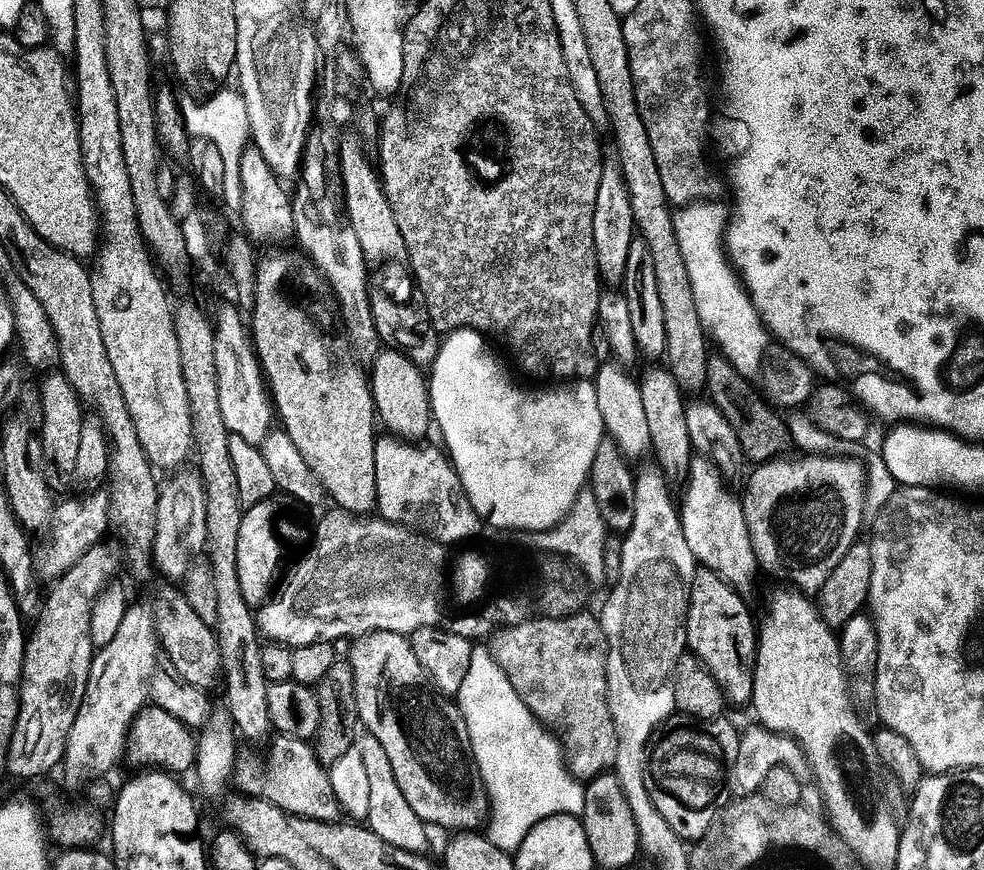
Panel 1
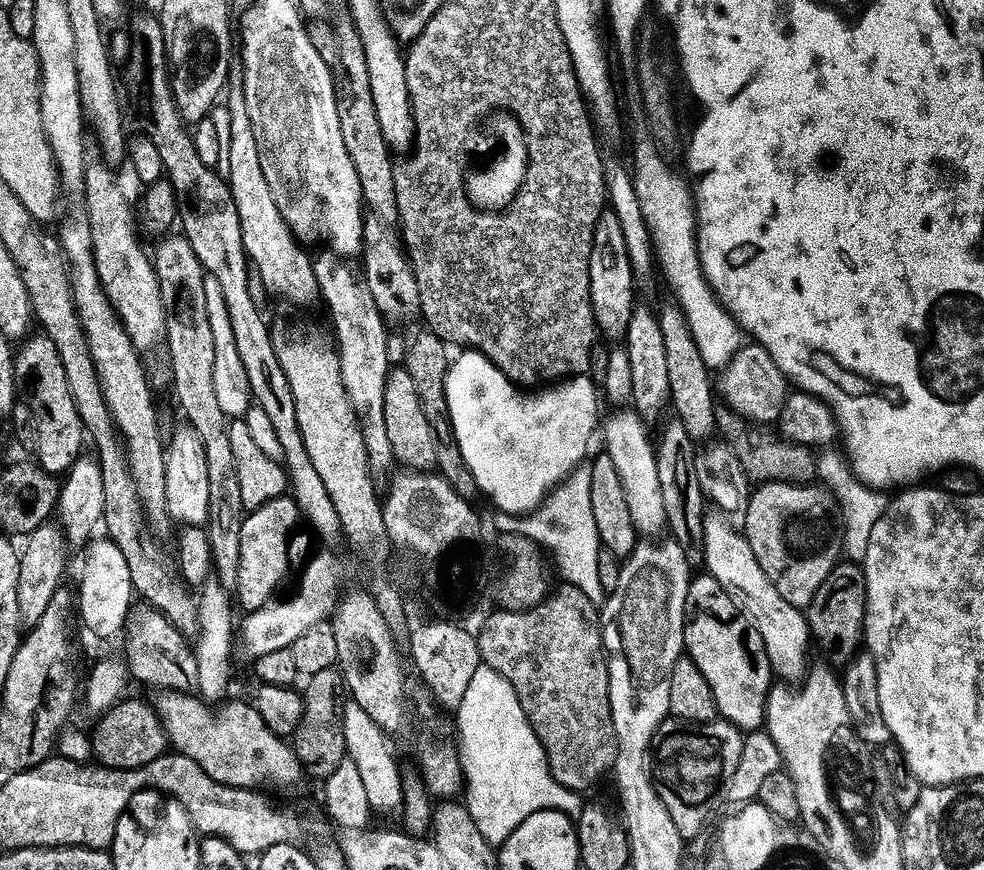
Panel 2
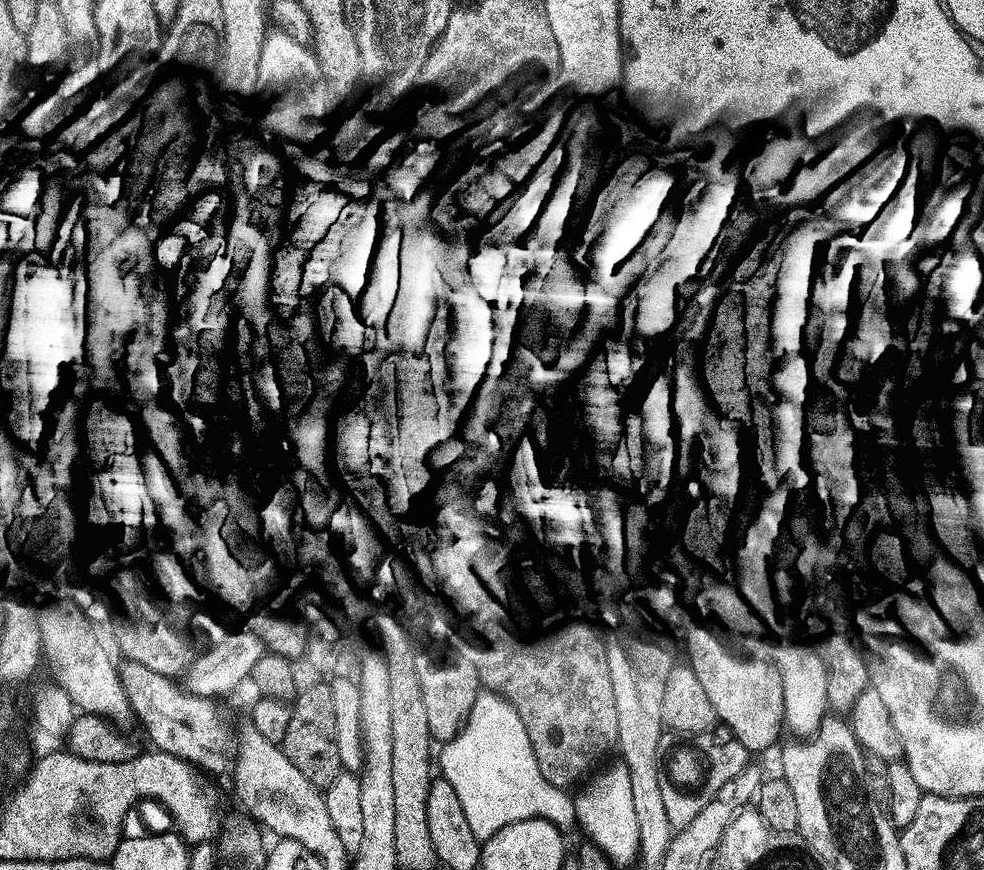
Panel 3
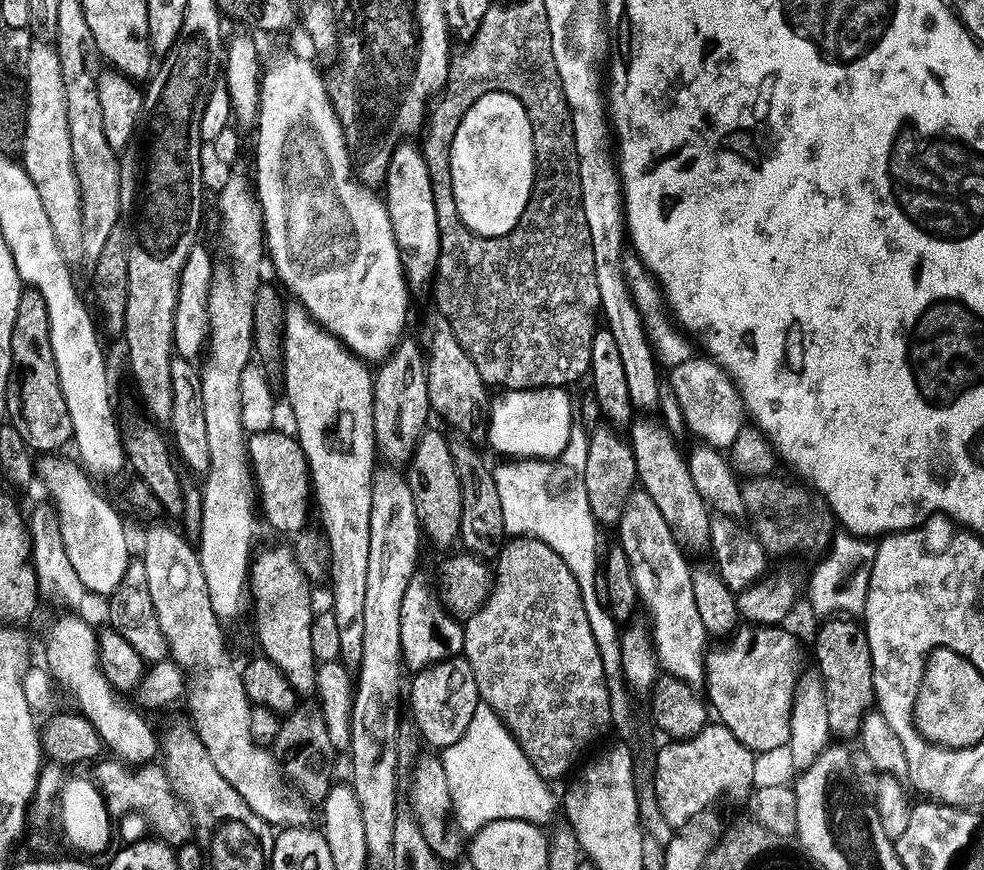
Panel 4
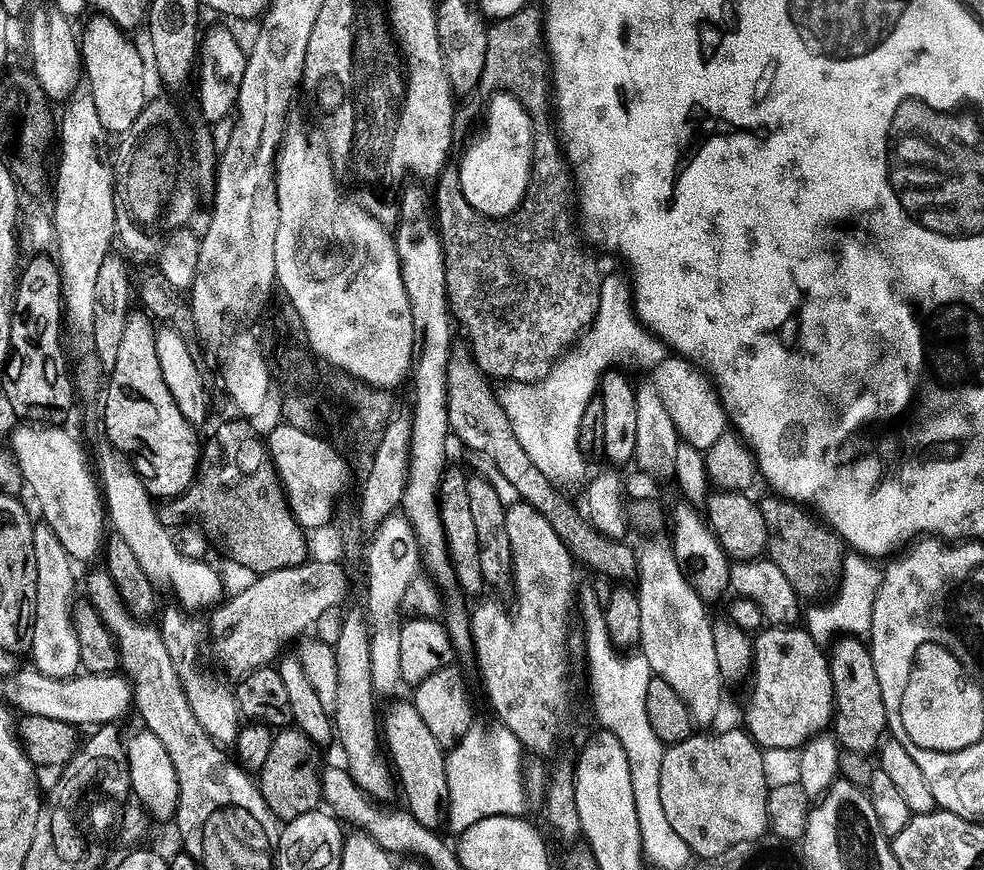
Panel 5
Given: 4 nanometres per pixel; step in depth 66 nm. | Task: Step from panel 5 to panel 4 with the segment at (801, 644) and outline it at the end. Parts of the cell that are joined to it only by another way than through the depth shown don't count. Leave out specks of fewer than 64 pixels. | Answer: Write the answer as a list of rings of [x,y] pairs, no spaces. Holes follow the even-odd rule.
[[[744,626],[724,644],[725,648],[713,647],[707,653],[707,703],[715,715],[716,712],[720,715],[717,716],[719,723],[729,728],[742,746],[757,754],[789,747],[791,742],[792,712],[802,681],[800,667],[804,664],[804,652],[799,638],[786,629],[784,626]]]

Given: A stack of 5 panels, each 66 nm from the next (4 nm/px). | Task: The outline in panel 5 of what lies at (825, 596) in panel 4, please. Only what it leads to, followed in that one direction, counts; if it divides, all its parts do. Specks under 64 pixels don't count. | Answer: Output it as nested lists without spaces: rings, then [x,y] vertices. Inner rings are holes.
[[[849,553],[844,560],[834,600],[828,606],[807,609],[804,618],[806,630],[823,648],[831,645],[837,636],[867,637],[872,631],[873,618],[878,614],[878,591],[883,581],[883,569],[875,561],[859,553]]]

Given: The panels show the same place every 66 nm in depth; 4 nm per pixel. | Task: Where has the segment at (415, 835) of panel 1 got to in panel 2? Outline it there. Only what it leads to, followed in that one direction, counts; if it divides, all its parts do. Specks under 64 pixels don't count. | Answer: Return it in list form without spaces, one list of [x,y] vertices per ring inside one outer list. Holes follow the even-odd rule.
[[[349,699],[347,704],[342,708],[347,759],[352,760],[354,766],[358,766],[358,774],[362,774],[362,783],[366,785],[366,795],[370,797],[373,813],[399,813],[404,807],[404,784],[400,764],[388,745],[389,733],[377,726],[354,699]]]

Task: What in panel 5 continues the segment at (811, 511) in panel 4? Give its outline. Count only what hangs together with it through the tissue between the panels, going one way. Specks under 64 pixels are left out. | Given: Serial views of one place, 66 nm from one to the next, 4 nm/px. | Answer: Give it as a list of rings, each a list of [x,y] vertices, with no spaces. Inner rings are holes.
[[[768,494],[765,500],[759,501],[759,506],[768,527],[767,555],[786,574],[798,596],[820,596],[828,587],[832,588],[841,579],[846,557],[846,545],[836,531],[803,504],[782,496]]]

